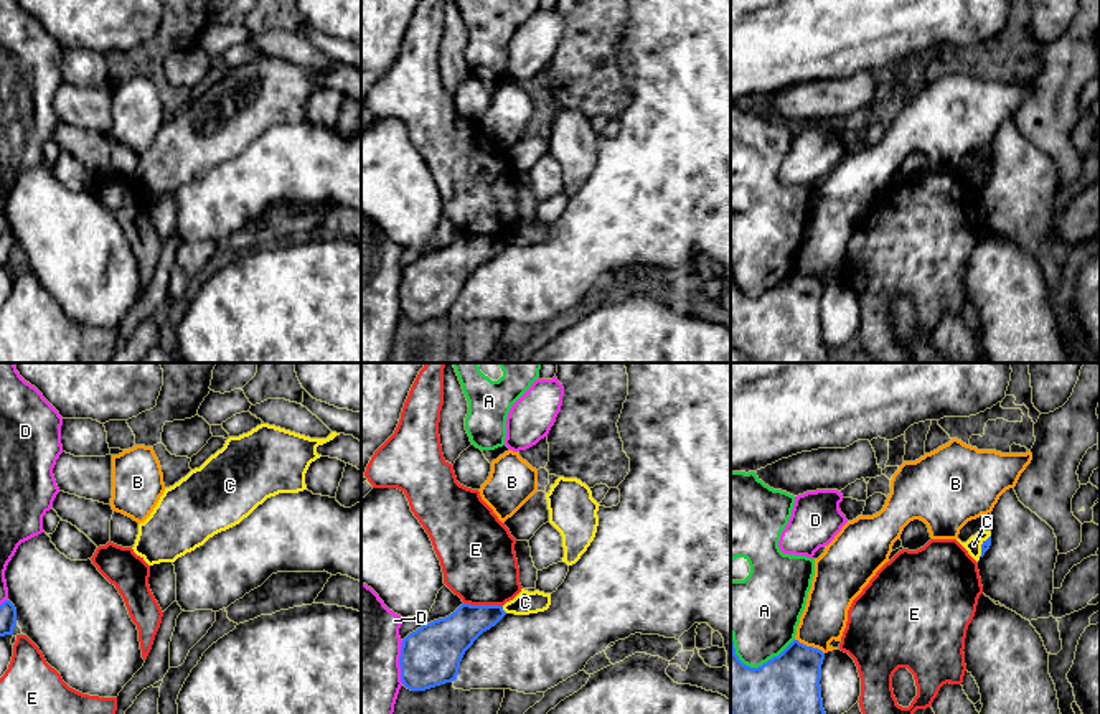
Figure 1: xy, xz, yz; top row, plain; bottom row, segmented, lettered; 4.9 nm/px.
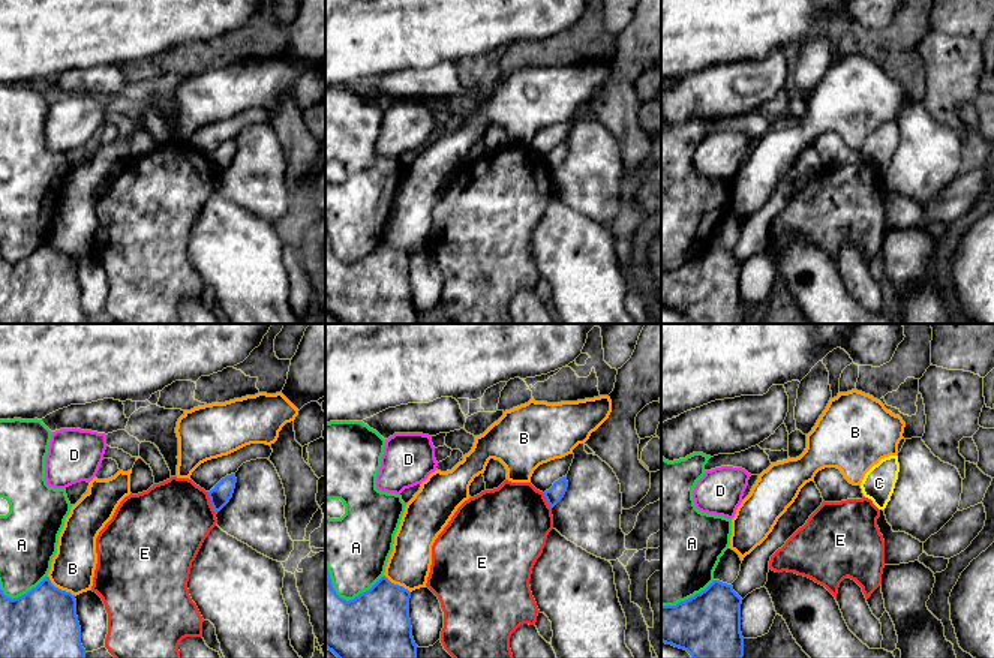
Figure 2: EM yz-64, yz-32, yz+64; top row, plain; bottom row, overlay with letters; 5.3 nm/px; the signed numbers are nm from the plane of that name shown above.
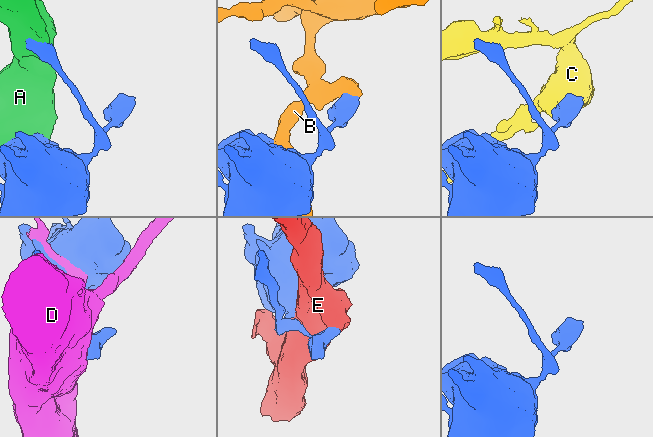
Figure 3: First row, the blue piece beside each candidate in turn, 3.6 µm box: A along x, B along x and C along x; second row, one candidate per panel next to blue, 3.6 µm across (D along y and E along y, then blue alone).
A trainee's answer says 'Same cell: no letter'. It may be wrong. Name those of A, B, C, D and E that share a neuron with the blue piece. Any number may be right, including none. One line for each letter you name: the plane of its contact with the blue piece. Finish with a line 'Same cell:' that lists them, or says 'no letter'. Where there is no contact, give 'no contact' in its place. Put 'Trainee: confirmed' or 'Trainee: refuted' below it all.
Same cell: no letter
Trainee: confirmed

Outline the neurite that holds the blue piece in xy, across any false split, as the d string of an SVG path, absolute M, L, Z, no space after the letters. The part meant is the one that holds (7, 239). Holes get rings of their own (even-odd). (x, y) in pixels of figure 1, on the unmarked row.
M10 231L0 236L0 267L13 265L16 256L16 239Z

